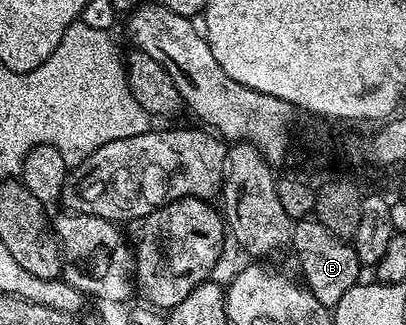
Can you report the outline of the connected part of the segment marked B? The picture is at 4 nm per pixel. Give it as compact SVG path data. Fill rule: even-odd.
M316 218L298 219L294 222L291 251L297 254L297 259L301 262L301 271L305 274L304 282L308 289L325 308L337 307L339 301L343 301L343 293L357 286L362 278L363 268L352 242L331 233Z

